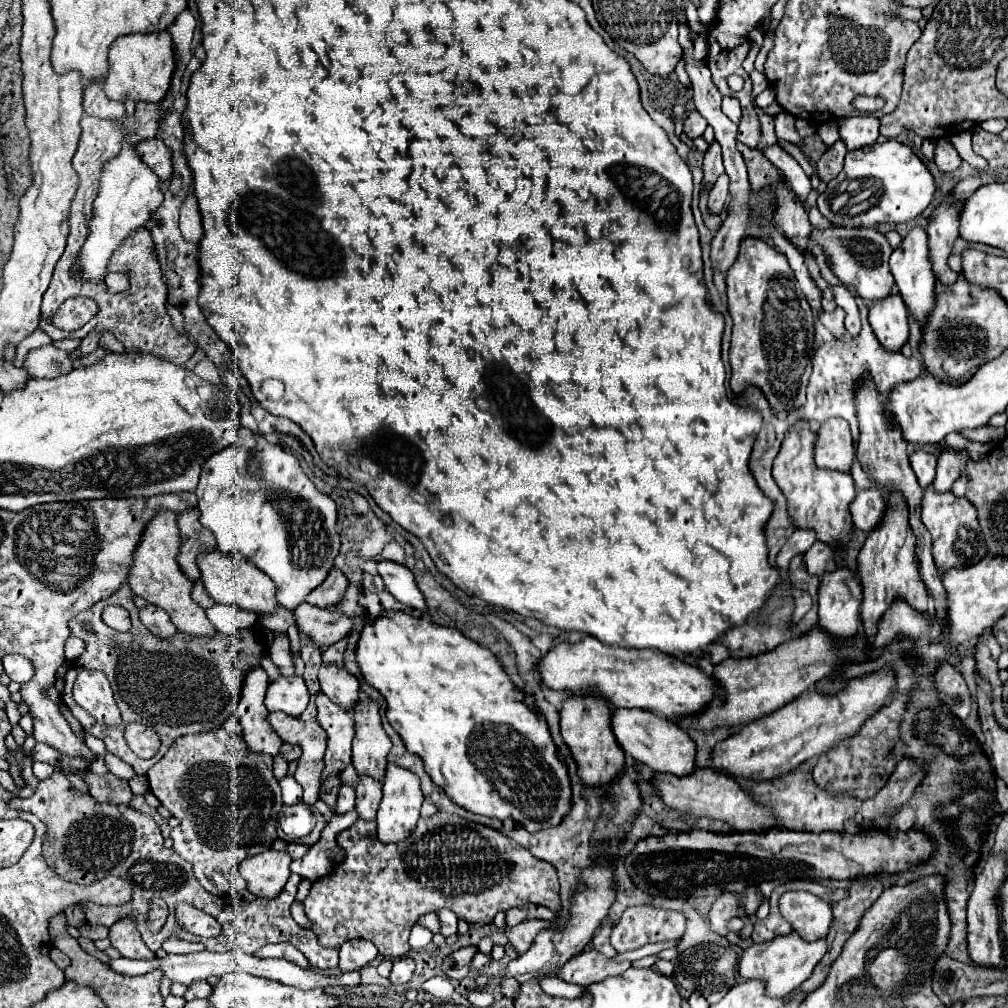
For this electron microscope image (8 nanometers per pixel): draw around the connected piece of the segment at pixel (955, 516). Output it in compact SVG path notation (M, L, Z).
M933 486L925 488L921 502L921 522L931 534L933 562L941 574L945 574L949 568L967 568L971 564L977 564L987 554L983 534L979 532L975 508L967 502L967 498L955 498L951 492L937 494Z

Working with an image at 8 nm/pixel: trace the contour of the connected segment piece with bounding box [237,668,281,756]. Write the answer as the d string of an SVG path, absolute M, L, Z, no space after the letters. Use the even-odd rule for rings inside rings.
M255 668L247 674L243 696L237 706L239 726L243 730L243 740L251 752L259 752L265 756L277 756L281 750L281 738L271 730L265 720L267 708L263 704L265 690L269 686L269 678L263 668Z

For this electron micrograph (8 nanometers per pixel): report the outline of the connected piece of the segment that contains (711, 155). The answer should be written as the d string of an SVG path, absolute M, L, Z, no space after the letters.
M713 142L711 146L709 146L709 150L705 152L705 160L703 160L703 186L707 186L707 188L713 188L713 184L715 184L715 180L725 172L725 168L723 168L723 156L721 156L721 148L719 148L719 144L717 142Z

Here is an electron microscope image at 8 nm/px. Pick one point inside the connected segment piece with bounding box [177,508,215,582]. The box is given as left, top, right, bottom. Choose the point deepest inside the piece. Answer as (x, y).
(194, 538)

